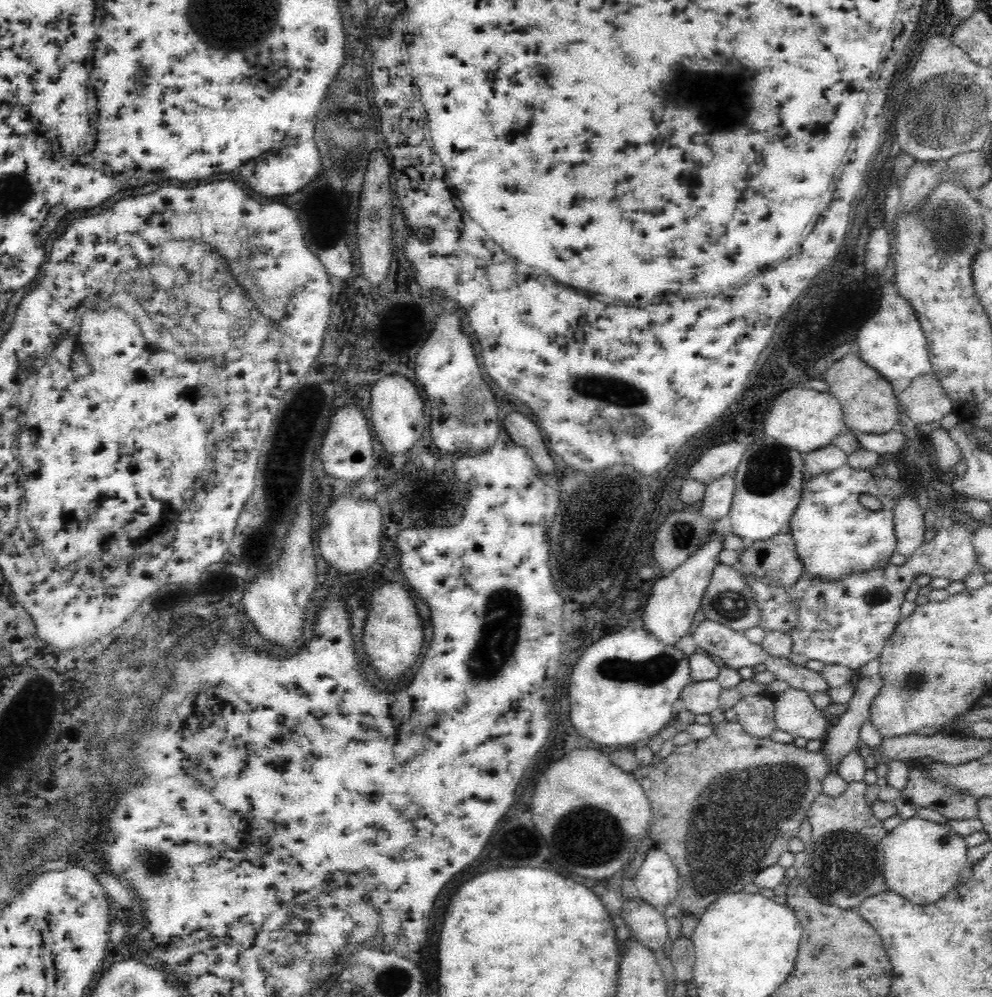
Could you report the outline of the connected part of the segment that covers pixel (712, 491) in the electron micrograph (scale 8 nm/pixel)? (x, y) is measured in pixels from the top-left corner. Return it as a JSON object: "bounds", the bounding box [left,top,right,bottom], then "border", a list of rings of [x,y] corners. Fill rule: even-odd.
{"bounds":[700,475,735,524],"border":[[[725,475],[706,485],[705,496],[700,506],[700,515],[714,524],[729,515],[734,494],[735,475]]]}

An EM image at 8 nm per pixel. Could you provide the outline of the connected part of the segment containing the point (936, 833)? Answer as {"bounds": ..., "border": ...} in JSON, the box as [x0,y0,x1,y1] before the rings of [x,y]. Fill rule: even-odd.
{"bounds":[882,816,967,906],"border":[[[916,816],[902,820],[882,838],[885,854],[884,880],[890,891],[918,906],[935,904],[958,882],[960,872],[967,867],[964,837],[948,825]]]}

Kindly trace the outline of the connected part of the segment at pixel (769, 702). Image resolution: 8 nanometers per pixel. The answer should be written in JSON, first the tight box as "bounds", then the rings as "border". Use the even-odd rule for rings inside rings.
{"bounds":[725,692,777,738],"border":[[[765,692],[742,696],[732,708],[726,709],[725,720],[739,723],[750,736],[768,738],[777,730],[774,699],[774,695]]]}

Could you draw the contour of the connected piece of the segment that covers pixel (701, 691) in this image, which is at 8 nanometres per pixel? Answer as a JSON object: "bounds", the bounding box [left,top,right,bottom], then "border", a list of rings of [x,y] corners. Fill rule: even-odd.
{"bounds":[680,679,720,714],"border":[[[717,679],[696,681],[682,689],[680,701],[694,714],[709,714],[718,707],[720,691]]]}

